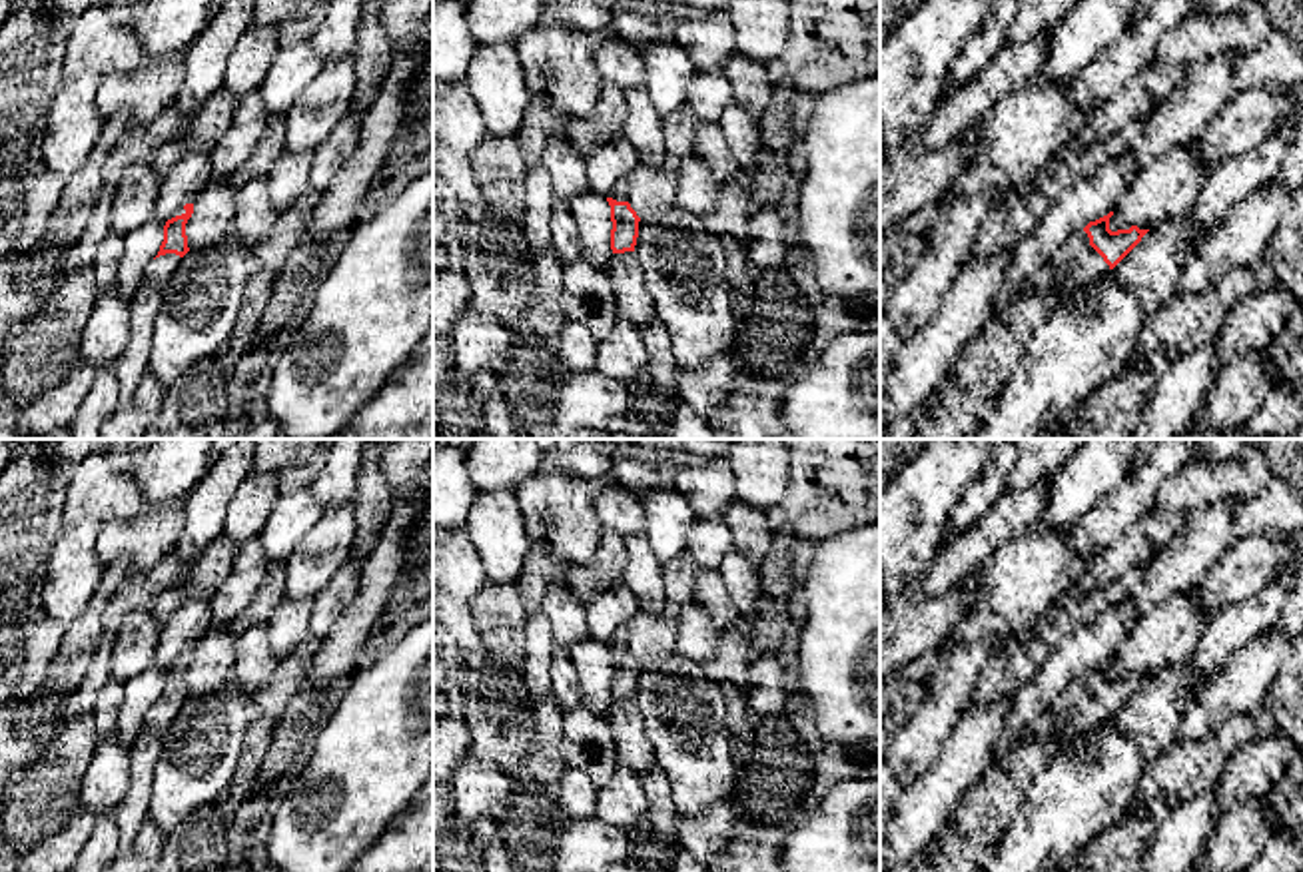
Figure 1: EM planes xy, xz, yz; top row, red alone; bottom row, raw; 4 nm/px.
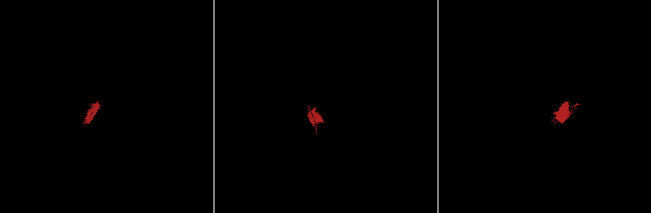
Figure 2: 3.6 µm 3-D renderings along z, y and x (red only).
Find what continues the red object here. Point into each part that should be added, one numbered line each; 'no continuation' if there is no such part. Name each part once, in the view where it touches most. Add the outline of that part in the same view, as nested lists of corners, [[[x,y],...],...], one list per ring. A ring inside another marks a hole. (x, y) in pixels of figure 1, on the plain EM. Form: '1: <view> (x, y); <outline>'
1: yz (1078, 711); [[[1082,676],[1070,684],[1064,696],[1046,714],[1028,726],[1026,738],[1036,742],[1056,738],[1056,748],[1060,748],[1107,718],[1109,712],[1089,692],[1089,684]]]

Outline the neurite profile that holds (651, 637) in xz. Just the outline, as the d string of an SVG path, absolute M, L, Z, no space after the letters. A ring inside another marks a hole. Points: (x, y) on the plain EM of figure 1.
M643 609L629 623L629 651L641 666L654 666L676 653L676 623Z

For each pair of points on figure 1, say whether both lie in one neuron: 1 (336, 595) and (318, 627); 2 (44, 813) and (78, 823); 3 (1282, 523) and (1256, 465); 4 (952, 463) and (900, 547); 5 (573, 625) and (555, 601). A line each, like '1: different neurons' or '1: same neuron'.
1: same neuron
2: different neurons
3: different neurons
4: same neuron
5: same neuron

